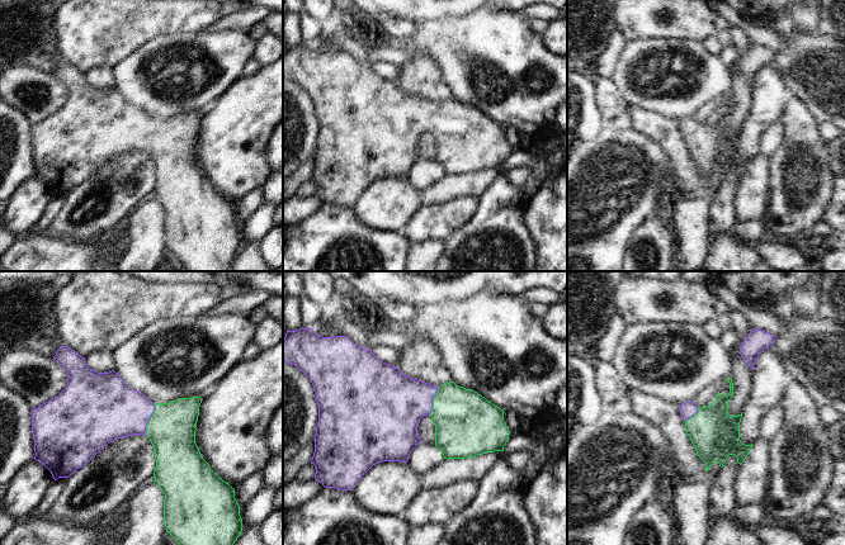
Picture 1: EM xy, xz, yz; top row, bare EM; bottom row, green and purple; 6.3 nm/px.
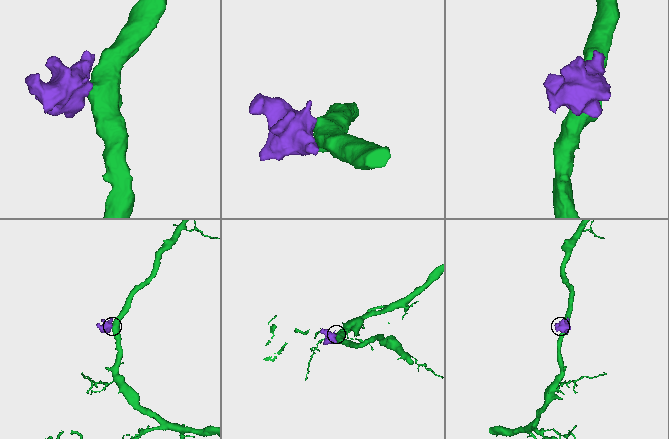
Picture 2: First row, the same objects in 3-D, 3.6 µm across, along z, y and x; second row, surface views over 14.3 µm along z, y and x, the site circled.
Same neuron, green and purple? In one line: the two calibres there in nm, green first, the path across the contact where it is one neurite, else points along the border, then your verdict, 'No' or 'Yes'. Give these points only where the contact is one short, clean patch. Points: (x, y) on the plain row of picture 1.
Thickness 300 nm (green) against 360 nm. Path across: xy (171, 145), (150, 134), (121, 126), (112, 126). Yes.

